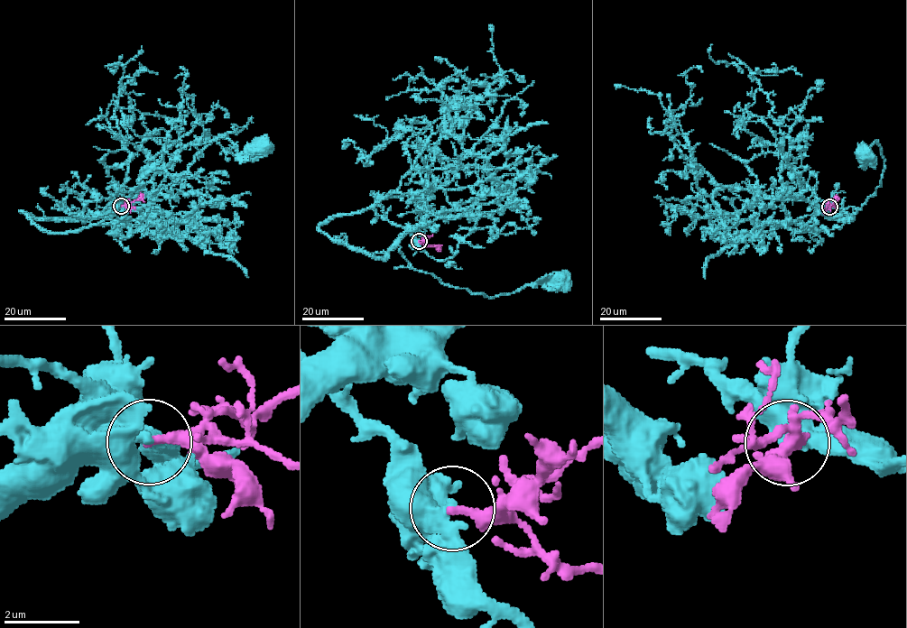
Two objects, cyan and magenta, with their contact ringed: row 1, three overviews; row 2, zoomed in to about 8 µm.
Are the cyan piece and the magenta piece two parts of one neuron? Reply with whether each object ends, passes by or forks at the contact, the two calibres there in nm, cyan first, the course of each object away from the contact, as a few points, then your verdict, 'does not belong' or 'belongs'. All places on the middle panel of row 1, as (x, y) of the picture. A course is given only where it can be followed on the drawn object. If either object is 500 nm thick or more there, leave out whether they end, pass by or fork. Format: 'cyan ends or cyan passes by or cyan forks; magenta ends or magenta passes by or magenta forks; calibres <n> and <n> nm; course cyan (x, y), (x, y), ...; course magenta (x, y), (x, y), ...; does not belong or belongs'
cyan passes by; magenta ends; calibres 400 and 280 nm; course cyan (418, 241), (446, 260), (476, 218), (389, 192), (319, 227), (375, 257), (399, 245), (473, 293), (561, 281); course magenta (418, 241), (441, 249); does not belong

